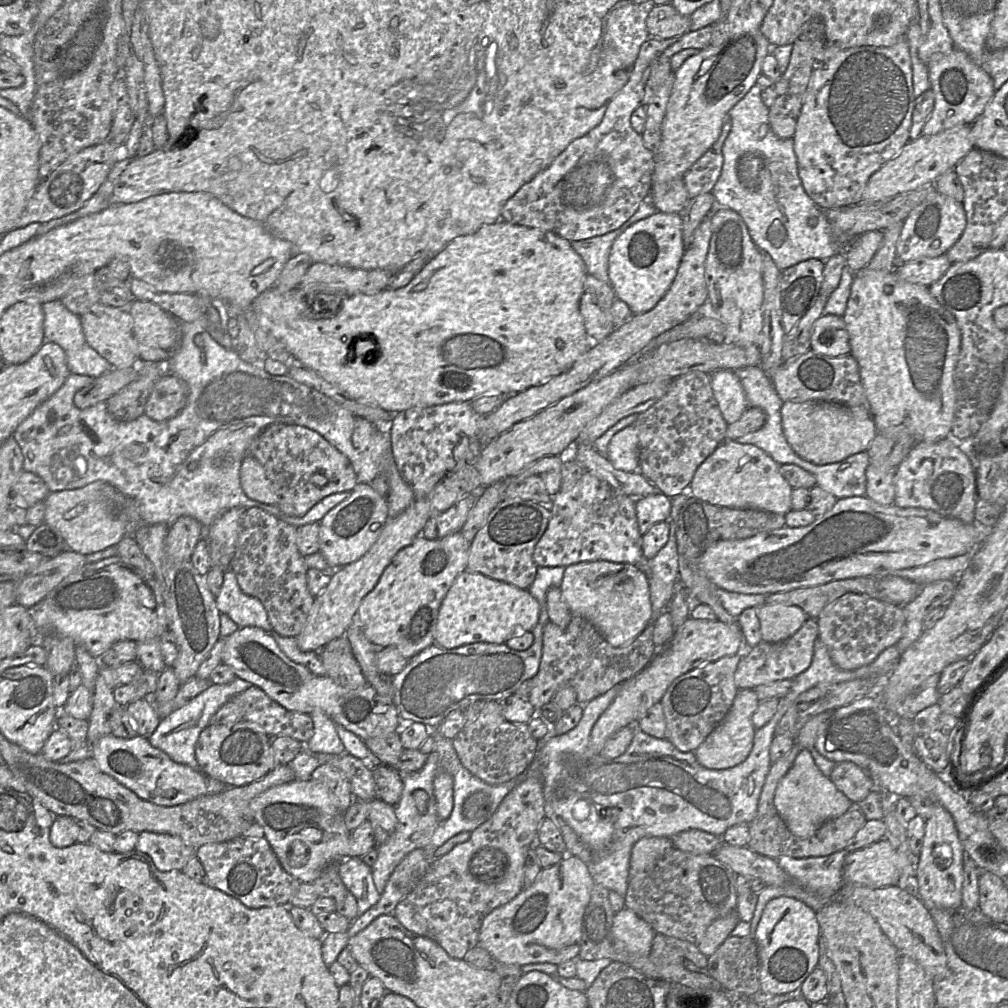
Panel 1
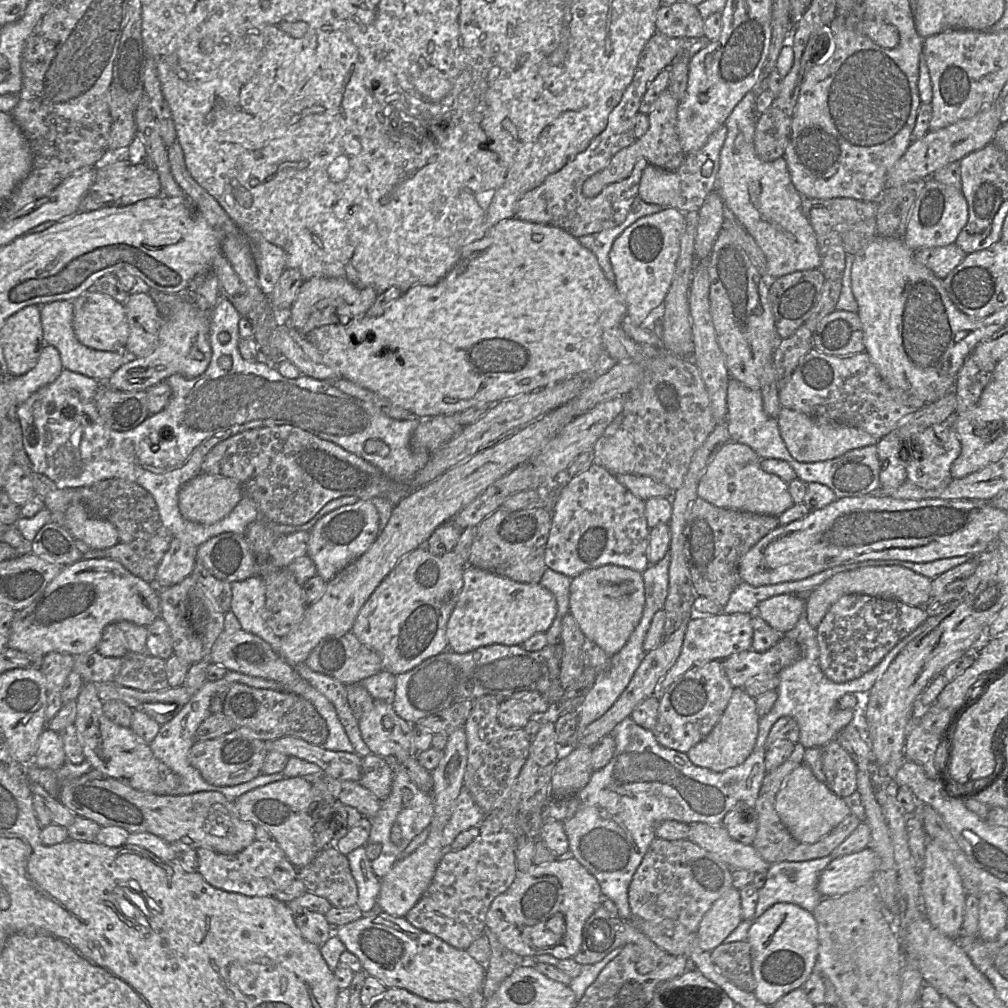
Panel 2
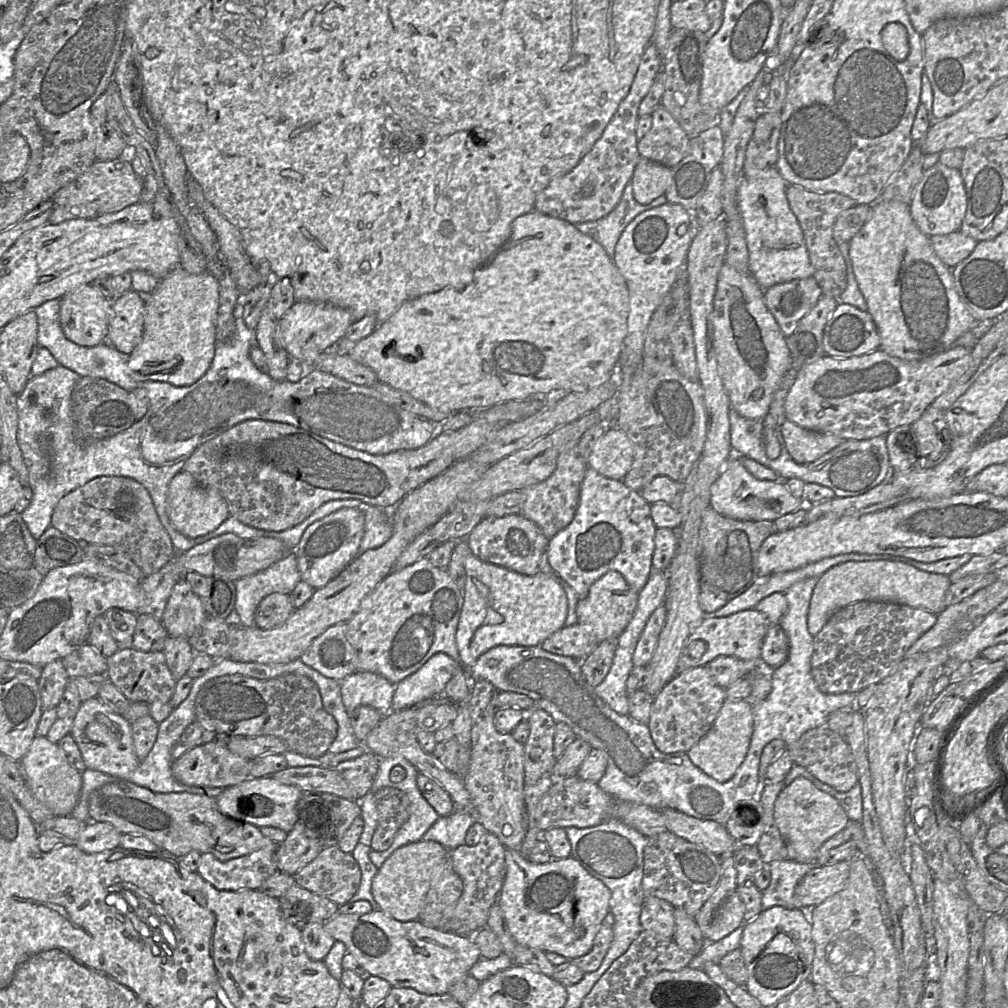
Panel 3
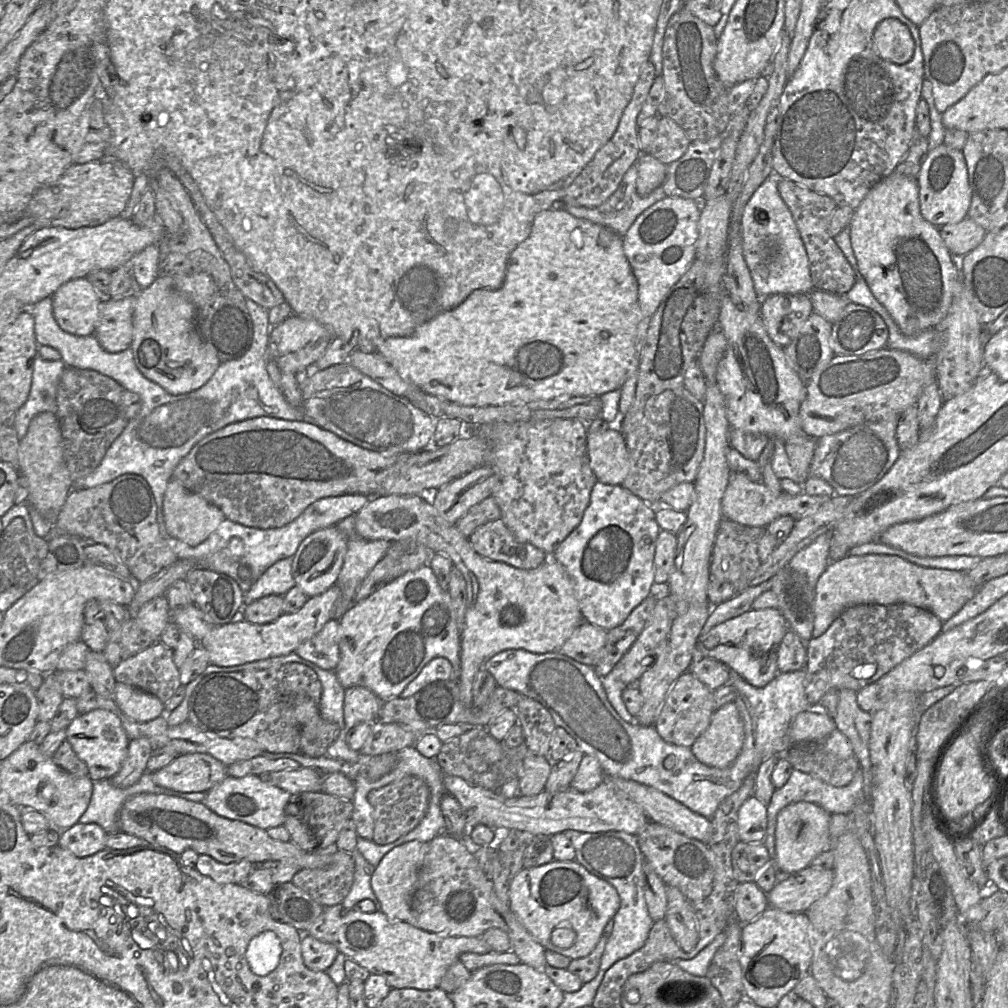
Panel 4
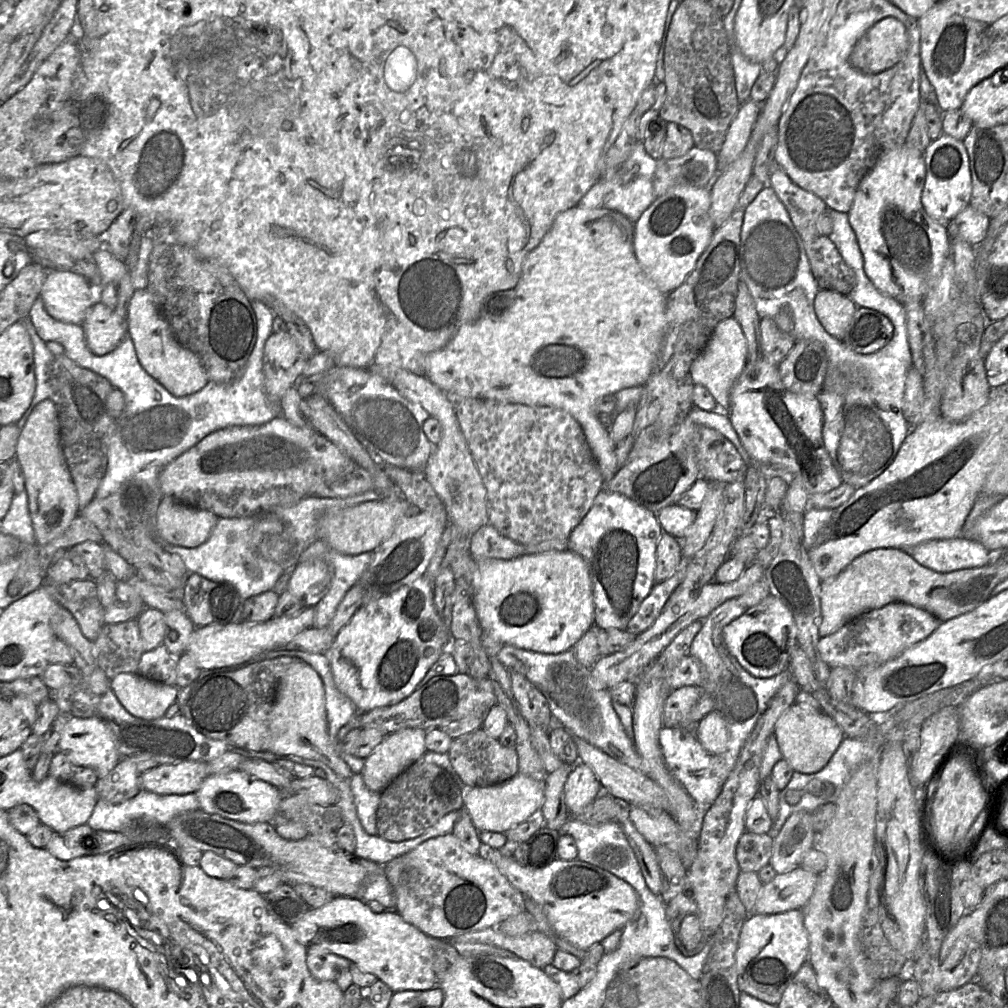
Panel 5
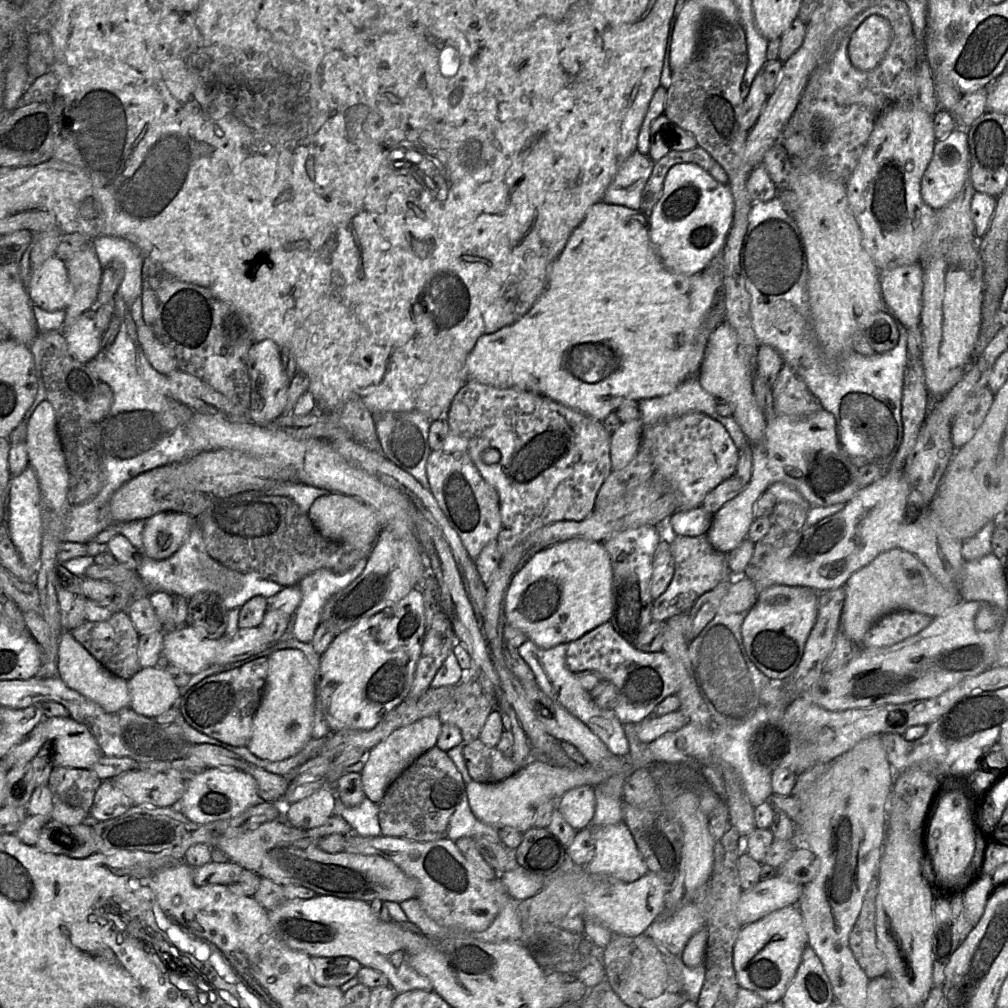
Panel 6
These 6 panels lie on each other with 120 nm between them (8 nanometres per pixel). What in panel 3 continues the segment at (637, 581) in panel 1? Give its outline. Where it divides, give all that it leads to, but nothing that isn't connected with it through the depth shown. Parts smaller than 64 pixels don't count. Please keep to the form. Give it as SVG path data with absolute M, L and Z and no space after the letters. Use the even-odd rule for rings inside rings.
M608 571L591 585L586 597L578 600L577 623L589 628L599 643L618 638L634 616L638 597L639 593L629 586L622 574Z

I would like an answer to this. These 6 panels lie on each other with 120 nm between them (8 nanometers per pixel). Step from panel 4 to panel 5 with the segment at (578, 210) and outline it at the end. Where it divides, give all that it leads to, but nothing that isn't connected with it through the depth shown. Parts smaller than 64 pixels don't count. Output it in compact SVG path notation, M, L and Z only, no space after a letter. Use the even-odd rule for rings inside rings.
M637 141L628 159L615 174L608 179L599 179L581 198L577 206L580 208L606 208L625 215L635 225L641 214L658 197L653 188L653 176L657 160L645 150L641 141Z

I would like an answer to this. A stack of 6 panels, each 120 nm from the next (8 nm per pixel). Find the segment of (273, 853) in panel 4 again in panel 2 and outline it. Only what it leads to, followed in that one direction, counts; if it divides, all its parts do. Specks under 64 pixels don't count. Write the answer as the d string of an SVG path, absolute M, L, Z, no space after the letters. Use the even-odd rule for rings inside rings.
M92 769L78 778L65 780L57 798L76 816L92 820L101 827L121 827L130 834L154 834L179 854L205 847L232 855L241 852L256 840L256 826L240 818L234 800L216 791L179 796L156 795L136 790Z

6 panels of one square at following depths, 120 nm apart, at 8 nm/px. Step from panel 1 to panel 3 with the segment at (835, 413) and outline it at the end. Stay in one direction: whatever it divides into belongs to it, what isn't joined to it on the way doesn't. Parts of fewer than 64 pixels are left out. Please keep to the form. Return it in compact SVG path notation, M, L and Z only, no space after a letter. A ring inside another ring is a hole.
M789 420L780 426L786 449L797 464L809 464L839 446L846 439L802 428Z

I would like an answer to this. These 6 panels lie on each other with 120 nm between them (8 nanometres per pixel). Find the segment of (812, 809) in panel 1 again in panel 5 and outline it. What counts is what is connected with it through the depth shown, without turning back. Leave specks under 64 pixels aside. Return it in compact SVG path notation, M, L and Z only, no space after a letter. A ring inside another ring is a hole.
M811 812L791 814L774 837L769 865L777 874L800 866L803 856L813 848L814 837Z

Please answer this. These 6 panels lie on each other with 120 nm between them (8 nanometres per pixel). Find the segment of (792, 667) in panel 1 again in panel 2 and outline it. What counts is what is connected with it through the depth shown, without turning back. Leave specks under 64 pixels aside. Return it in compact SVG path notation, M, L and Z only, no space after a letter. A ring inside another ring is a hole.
M781 637L763 653L747 650L722 660L724 672L734 688L743 688L758 676L775 676L802 657L802 647L793 639Z

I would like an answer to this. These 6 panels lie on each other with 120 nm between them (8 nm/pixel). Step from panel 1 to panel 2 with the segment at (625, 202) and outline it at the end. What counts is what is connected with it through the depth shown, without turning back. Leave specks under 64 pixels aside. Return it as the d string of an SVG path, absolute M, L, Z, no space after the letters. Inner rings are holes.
M659 32L648 40L640 54L632 81L625 89L620 102L610 112L605 128L591 140L583 152L570 158L540 186L522 196L516 207L517 219L559 227L575 238L614 228L626 219L633 201L638 196L643 171L649 165L644 157L638 158L627 178L609 184L595 197L585 197L582 186L590 176L605 169L617 152L636 141L634 120L648 86L663 69L670 66L680 52L685 51L689 41L694 40L668 37Z

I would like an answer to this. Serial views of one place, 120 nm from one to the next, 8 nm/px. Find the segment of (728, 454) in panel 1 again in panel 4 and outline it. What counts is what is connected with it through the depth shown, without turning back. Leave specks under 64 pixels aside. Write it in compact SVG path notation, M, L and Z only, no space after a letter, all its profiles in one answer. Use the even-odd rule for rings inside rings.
M730 473L727 488L721 500L723 519L737 522L741 525L766 528L776 518L792 516L795 520L808 515L824 504L829 496L809 496L805 493L790 495L773 494L762 482L752 481L741 473Z

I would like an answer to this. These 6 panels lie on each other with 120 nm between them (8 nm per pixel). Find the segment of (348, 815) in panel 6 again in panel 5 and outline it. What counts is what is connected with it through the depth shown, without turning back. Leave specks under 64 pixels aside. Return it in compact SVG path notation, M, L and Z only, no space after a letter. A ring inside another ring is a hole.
M361 773L352 776L350 787L361 826L367 834L377 835L376 812L381 793L368 789Z

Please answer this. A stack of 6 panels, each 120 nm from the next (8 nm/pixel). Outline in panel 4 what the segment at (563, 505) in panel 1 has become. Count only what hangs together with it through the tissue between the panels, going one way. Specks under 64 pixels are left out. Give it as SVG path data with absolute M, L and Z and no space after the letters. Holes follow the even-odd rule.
M599 480L594 484L590 494L589 505L585 509L580 524L556 547L550 557L550 560L552 559L558 562L571 578L584 621L609 631L621 625L638 605L640 605L649 595L654 593L654 555L659 532L660 527L655 519L655 506L651 506L644 502L641 498L631 493L622 485L605 484Z

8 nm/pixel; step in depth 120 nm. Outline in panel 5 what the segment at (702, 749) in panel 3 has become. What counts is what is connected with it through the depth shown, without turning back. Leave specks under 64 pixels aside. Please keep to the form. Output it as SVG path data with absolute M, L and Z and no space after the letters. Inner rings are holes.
M711 711L695 726L695 735L710 754L719 755L727 750L727 725L718 711Z

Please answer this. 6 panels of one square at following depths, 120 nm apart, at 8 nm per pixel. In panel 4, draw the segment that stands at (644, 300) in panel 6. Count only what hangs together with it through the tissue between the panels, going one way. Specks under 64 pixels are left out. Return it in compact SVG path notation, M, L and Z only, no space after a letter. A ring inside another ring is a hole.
M561 206L541 211L535 216L529 237L510 255L505 281L499 290L473 291L460 305L437 315L420 326L411 336L386 339L378 346L376 353L383 356L402 378L424 393L465 406L500 406L557 397L601 396L620 389L628 376L638 371L636 334L640 320L637 280L623 251L623 237L610 228L572 216ZM617 425L605 431L587 433L587 455L596 478L605 484L621 485L630 468L627 444Z

